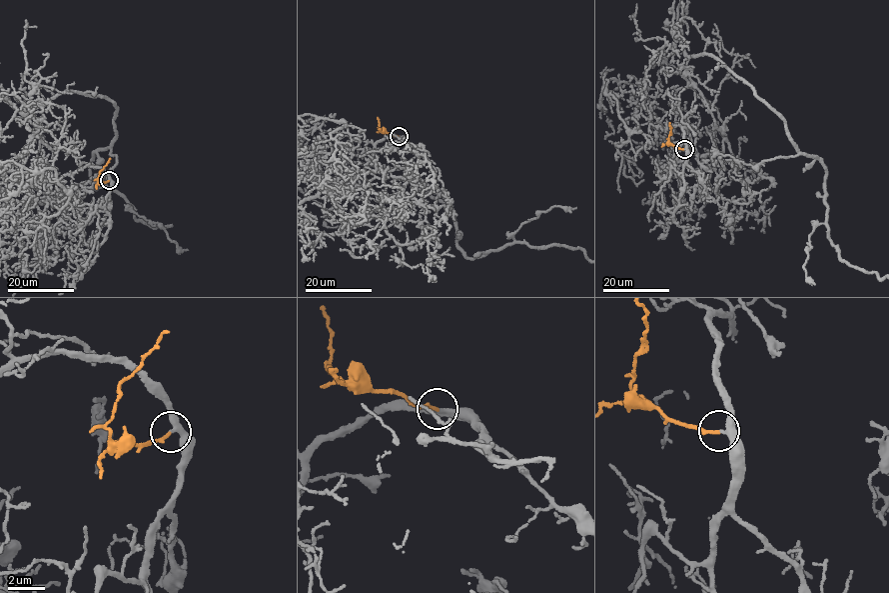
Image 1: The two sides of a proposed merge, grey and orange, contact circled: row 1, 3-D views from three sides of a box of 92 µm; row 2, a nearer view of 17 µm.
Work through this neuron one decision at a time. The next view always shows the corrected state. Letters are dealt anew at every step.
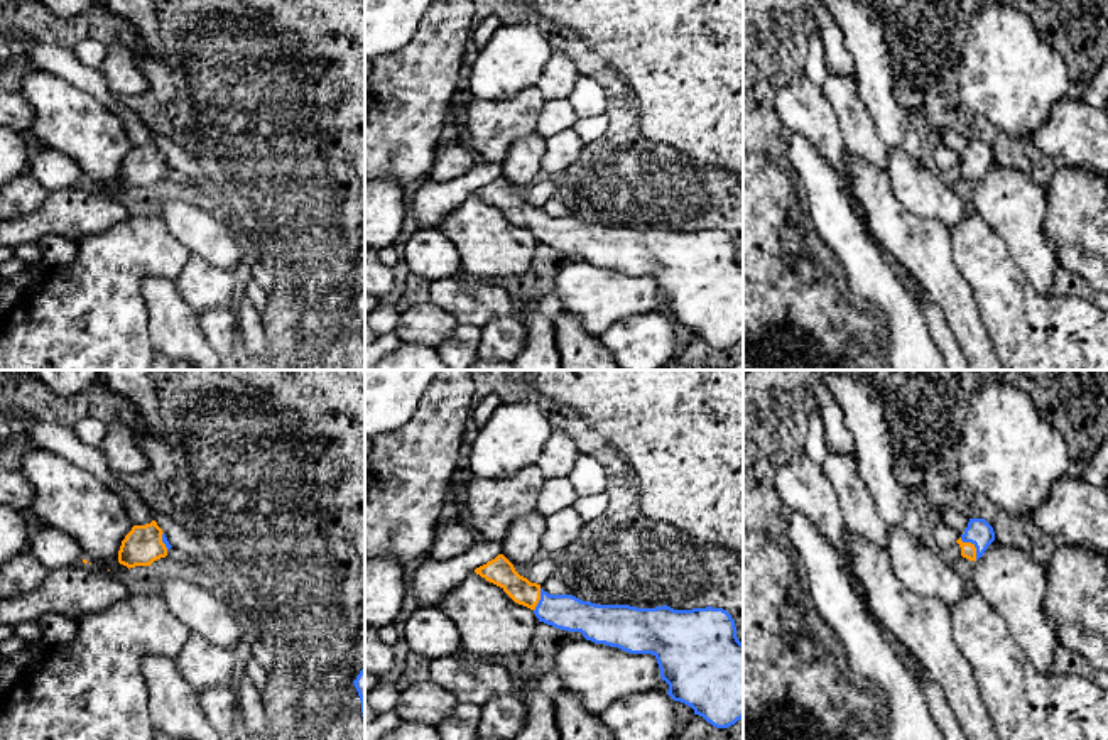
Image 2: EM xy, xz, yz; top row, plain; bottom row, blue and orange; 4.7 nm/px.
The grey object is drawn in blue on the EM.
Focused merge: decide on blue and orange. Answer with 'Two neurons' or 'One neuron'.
One neuron

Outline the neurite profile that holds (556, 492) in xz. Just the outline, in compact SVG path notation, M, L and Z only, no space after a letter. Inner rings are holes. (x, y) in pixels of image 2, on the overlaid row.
M568 476L546 478L537 497L535 510L549 517L559 509L573 507L579 498Z

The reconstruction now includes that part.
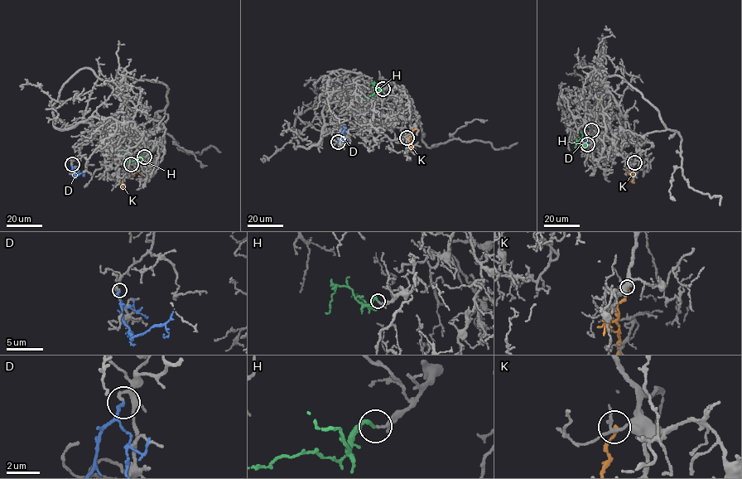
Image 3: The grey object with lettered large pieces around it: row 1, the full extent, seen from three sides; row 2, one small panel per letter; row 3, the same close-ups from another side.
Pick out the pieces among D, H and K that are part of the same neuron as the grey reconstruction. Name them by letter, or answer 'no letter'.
H

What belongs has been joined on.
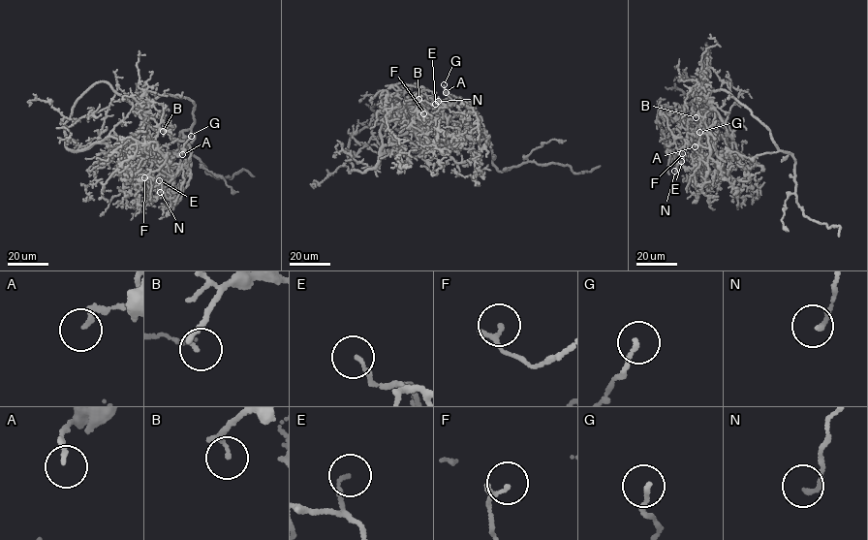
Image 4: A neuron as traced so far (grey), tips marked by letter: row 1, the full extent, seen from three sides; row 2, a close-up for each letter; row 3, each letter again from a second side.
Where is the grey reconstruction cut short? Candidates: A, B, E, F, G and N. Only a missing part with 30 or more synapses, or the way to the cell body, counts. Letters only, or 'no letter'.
B

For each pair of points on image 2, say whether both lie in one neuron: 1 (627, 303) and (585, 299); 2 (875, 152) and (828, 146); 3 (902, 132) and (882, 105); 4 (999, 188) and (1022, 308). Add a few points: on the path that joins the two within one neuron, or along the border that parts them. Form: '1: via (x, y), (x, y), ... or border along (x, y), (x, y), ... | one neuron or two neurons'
1: via (617, 299), (595, 299) | one neuron
2: border along (831, 108), (845, 146) | two neurons
3: via (896, 125), (885, 112) | one neuron
4: border along (988, 225), (1007, 247), (1034, 291) | two neurons

